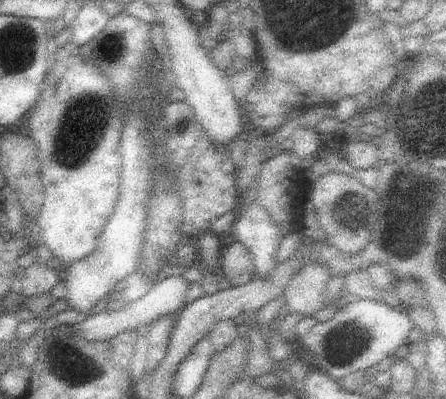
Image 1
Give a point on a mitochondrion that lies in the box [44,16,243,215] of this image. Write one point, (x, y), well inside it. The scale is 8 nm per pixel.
(83, 127)

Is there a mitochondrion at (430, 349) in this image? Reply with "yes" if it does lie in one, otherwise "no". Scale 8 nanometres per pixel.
no

